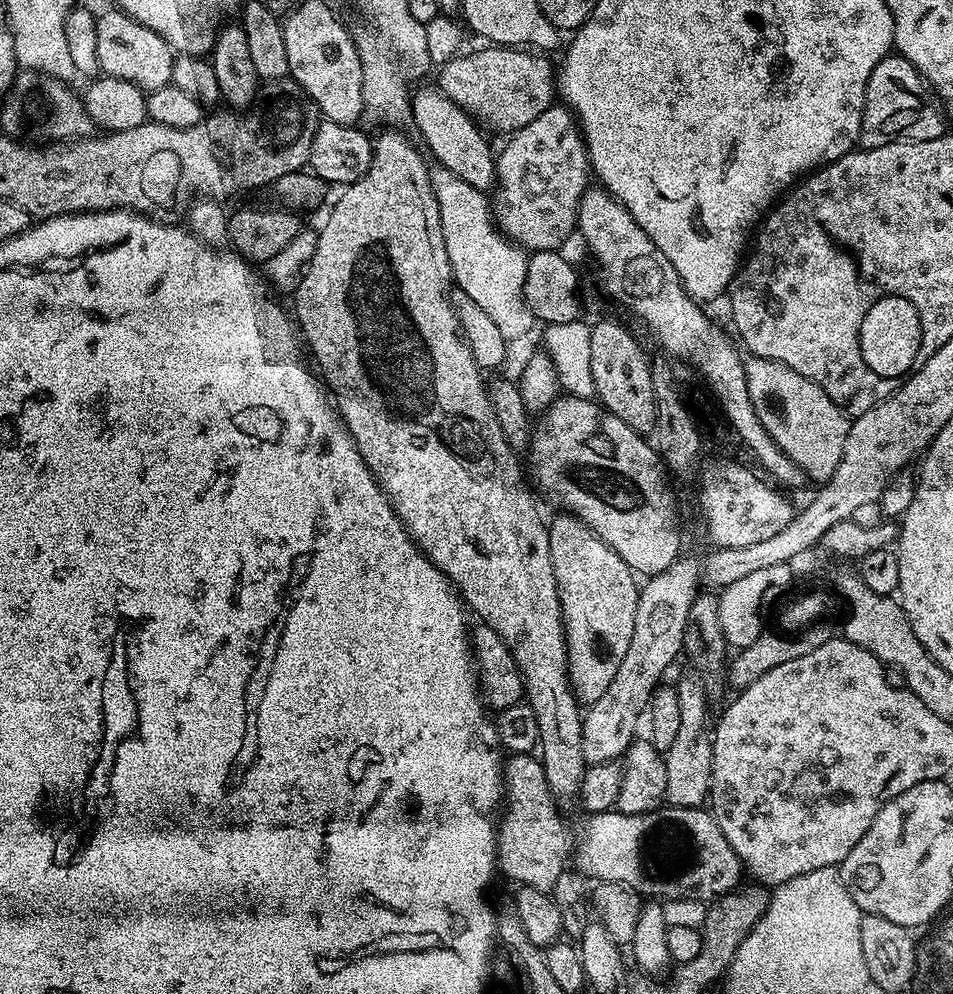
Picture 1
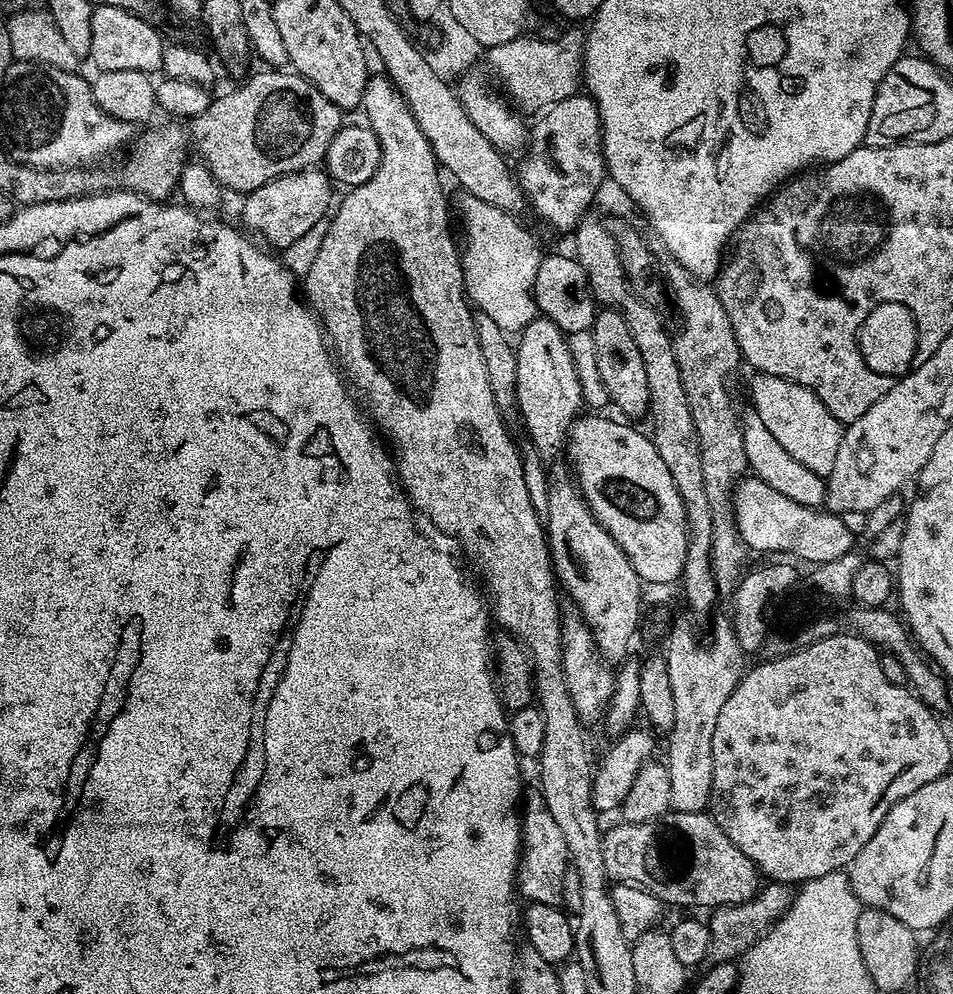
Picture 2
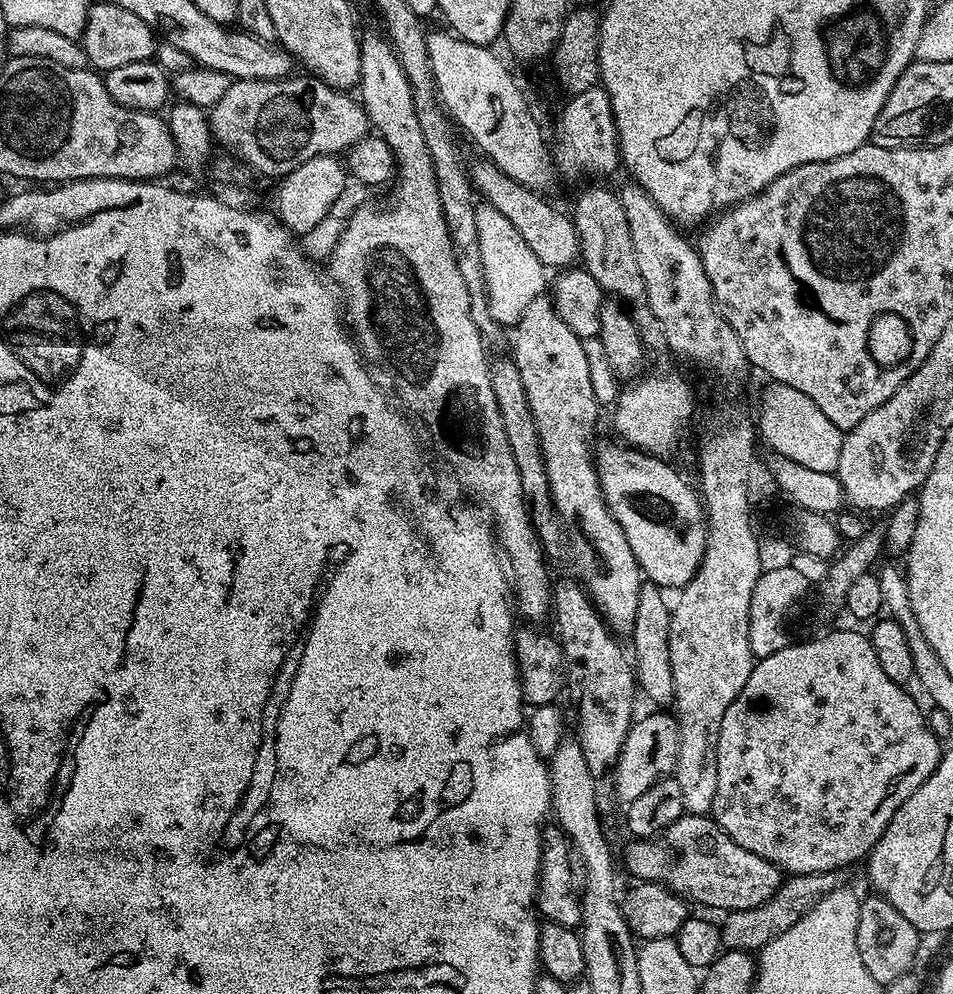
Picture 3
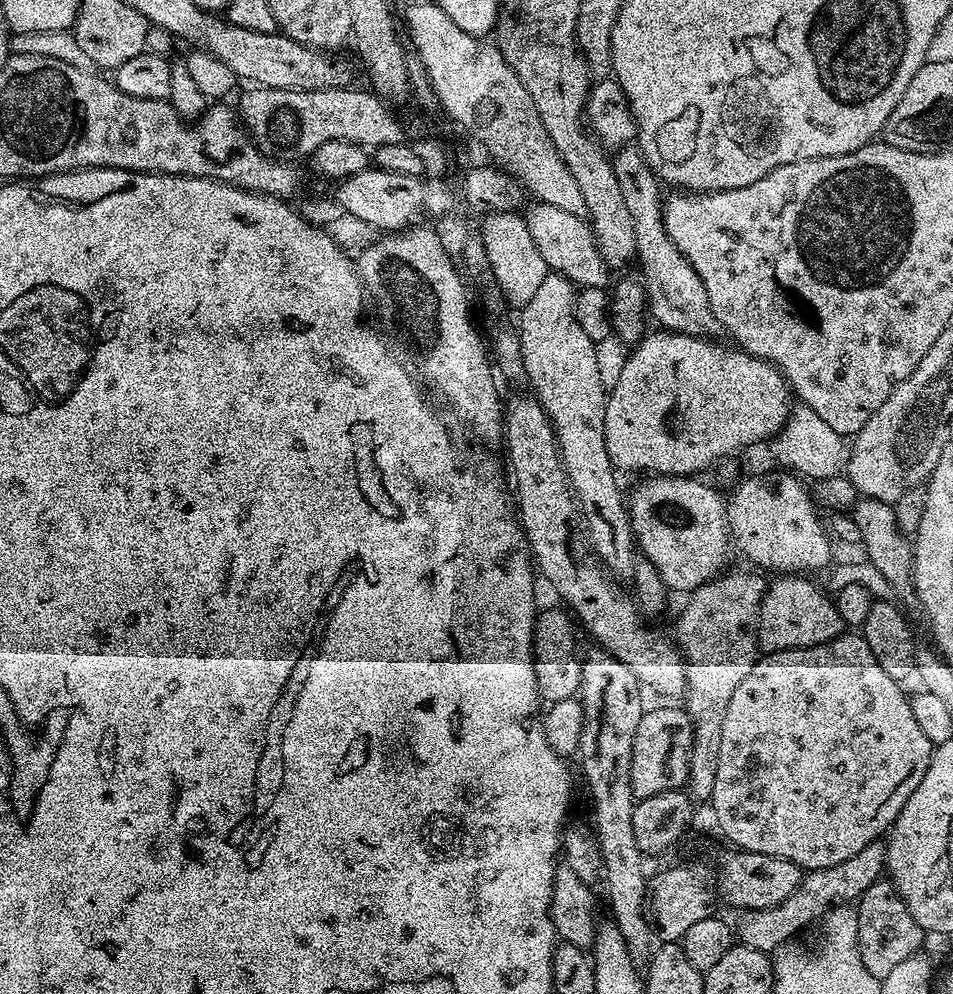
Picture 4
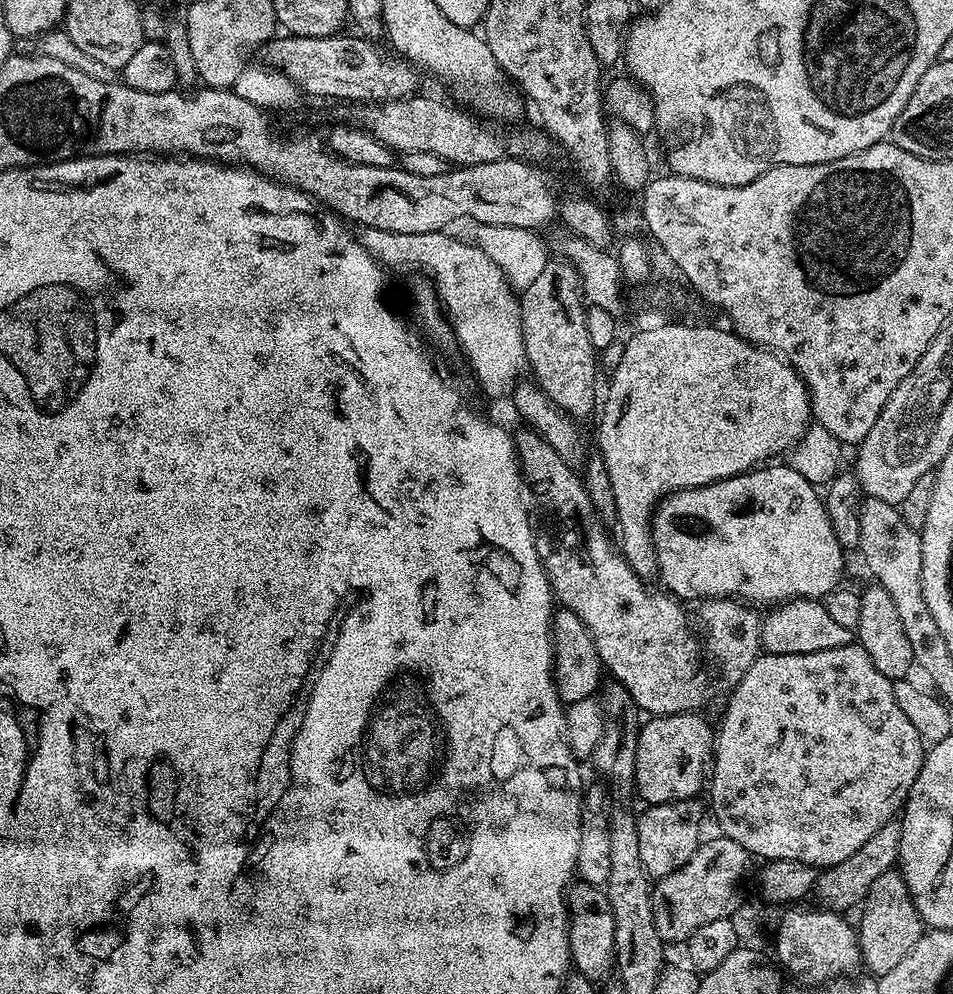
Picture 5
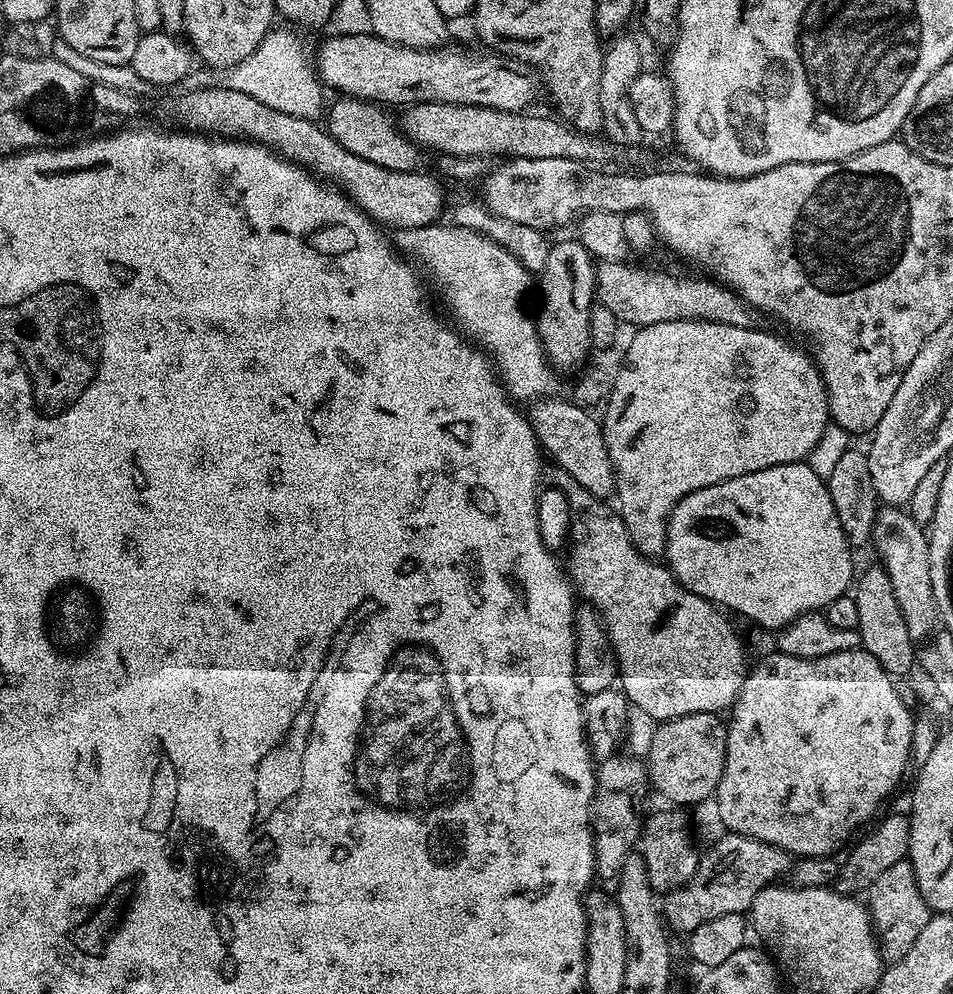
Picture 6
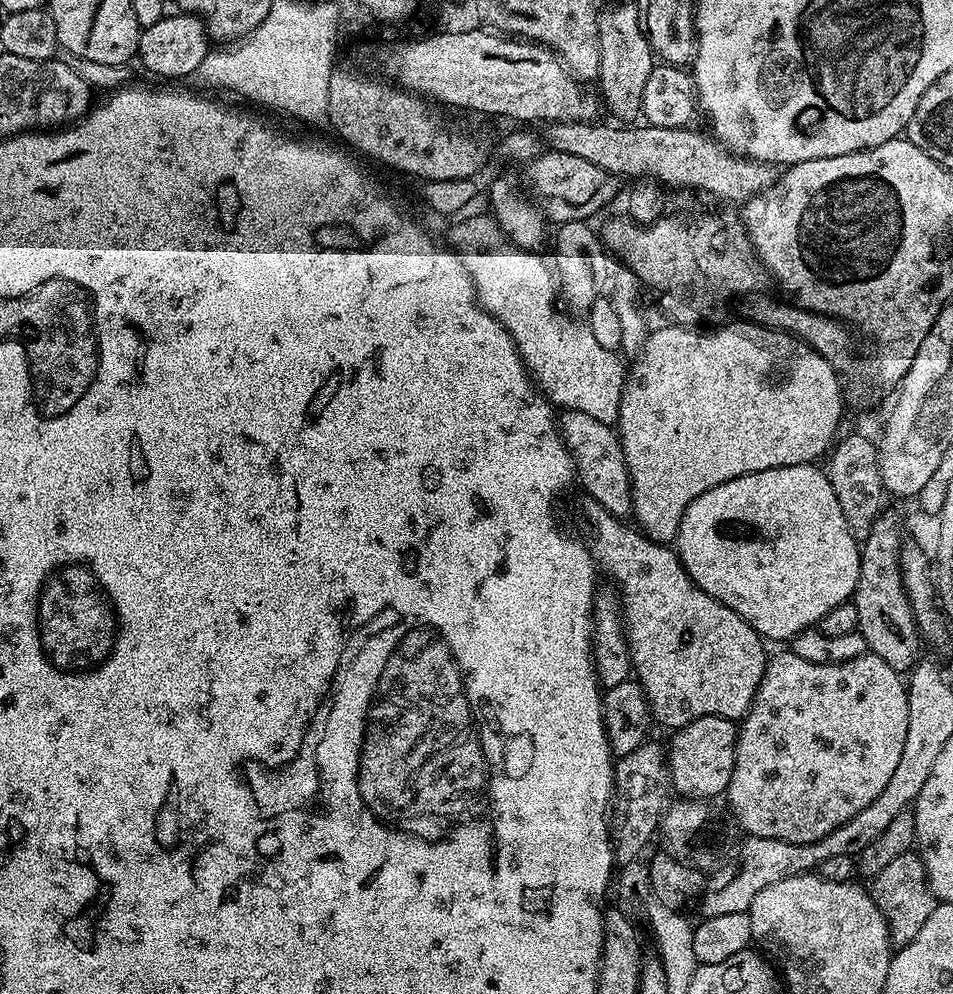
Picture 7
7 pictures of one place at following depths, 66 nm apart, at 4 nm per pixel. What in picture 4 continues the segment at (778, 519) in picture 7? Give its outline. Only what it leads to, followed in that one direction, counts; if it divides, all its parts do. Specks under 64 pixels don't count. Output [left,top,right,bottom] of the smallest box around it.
[626,471,833,594]

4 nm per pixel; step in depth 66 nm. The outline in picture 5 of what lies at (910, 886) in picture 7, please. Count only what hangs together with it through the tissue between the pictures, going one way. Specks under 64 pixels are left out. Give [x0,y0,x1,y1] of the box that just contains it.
[858,870,926,978]

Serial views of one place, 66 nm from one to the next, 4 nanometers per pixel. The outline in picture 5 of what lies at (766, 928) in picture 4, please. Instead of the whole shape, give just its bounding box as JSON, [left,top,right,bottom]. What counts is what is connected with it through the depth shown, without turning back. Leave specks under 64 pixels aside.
[815,819,902,913]

